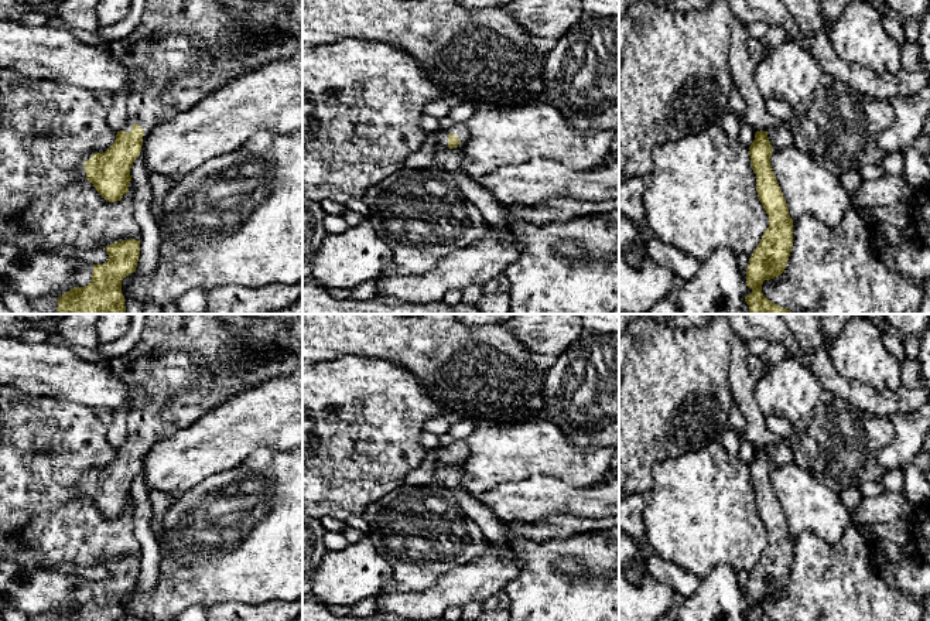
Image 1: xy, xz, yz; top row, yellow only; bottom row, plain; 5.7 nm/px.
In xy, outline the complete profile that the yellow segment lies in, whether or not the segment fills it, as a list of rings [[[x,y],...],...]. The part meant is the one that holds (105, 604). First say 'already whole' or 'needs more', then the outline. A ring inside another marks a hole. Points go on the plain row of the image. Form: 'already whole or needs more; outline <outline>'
already whole; outline [[[126,556],[106,563],[109,577],[93,581],[92,597],[58,614],[58,621],[124,621],[122,597],[136,588],[140,557]]]

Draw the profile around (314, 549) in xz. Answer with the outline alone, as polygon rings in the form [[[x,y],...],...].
[[[302,512],[302,573],[312,573],[328,553],[325,532],[319,519]]]

